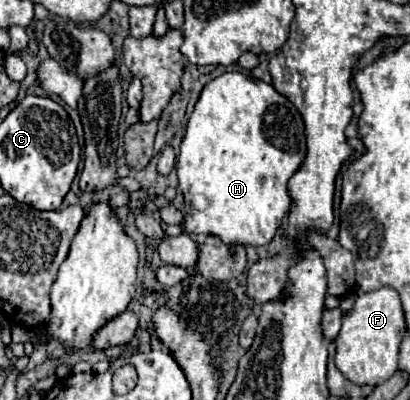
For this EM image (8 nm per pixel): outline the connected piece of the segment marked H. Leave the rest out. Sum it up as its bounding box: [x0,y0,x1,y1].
[176,73,306,247]

